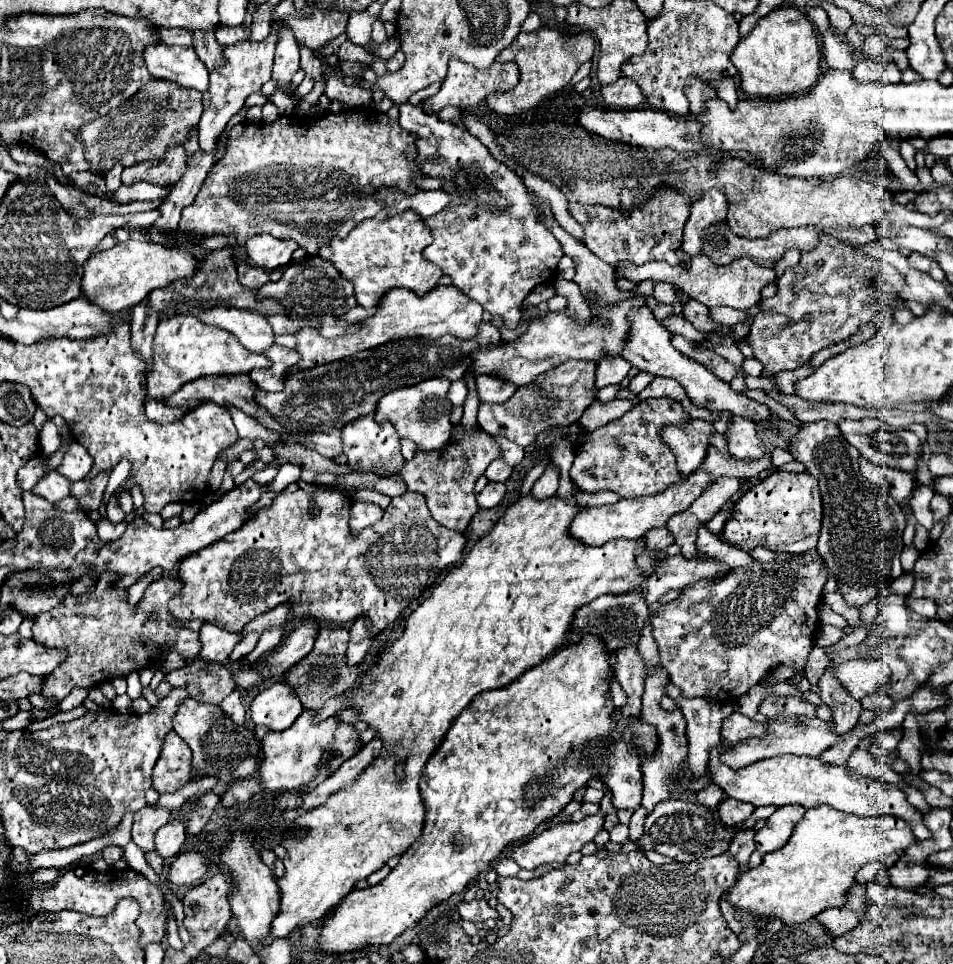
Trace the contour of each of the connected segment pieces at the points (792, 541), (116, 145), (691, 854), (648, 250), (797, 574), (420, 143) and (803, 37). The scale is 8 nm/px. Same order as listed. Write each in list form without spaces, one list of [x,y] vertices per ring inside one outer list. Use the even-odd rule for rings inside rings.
[[[773,472],[751,490],[747,490],[733,506],[735,518],[727,518],[723,526],[723,540],[741,550],[765,546],[775,552],[803,554],[817,546],[823,504],[819,484],[809,474]]]
[[[151,80],[139,88],[135,96],[109,110],[109,114],[99,116],[79,128],[77,140],[85,148],[85,158],[89,162],[91,174],[105,174],[115,164],[123,168],[137,166],[147,160],[163,160],[165,152],[173,146],[183,146],[189,140],[189,132],[201,120],[201,92],[193,88],[183,88],[176,104],[177,83],[168,80]],[[165,95],[169,95],[172,110],[165,114]]]
[[[663,800],[645,820],[645,834],[643,838],[637,842],[641,852],[647,850],[655,850],[659,854],[685,854],[685,862],[689,860],[703,860],[703,858],[711,858],[717,854],[727,852],[733,836],[737,830],[745,830],[745,828],[753,828],[757,820],[761,818],[769,818],[773,814],[775,808],[755,808],[755,812],[749,816],[749,820],[745,820],[739,826],[727,828],[721,824],[719,816],[715,816],[715,810],[705,808],[697,802],[685,802],[685,800]]]
[[[659,188],[659,192],[655,192],[655,200],[647,200],[647,204],[641,204],[635,212],[629,212],[629,216],[605,206],[583,208],[575,204],[571,196],[567,196],[567,200],[571,216],[585,230],[587,248],[611,266],[617,262],[641,266],[649,260],[667,260],[667,256],[673,256],[683,244],[683,226],[689,218],[689,206],[685,200],[679,200],[679,196],[673,196],[673,192],[667,192],[667,188]]]
[[[755,562],[747,572],[733,570],[721,580],[699,580],[681,590],[679,598],[661,604],[657,614],[651,618],[653,638],[659,646],[663,668],[669,672],[671,684],[683,690],[685,698],[715,698],[715,700],[737,700],[749,688],[757,686],[767,672],[781,666],[783,662],[799,662],[799,678],[809,652],[813,650],[815,620],[819,626],[819,602],[823,584],[829,572],[819,564],[761,564]]]
[[[405,102],[399,106],[399,112],[401,112],[399,124],[407,132],[415,134],[415,146],[419,150],[419,158],[421,160],[435,158],[439,152],[439,158],[443,160],[443,164],[425,162],[421,168],[423,176],[441,178],[443,190],[451,194],[451,204],[447,208],[423,220],[435,238],[433,244],[423,250],[425,260],[431,260],[433,264],[437,264],[443,270],[443,274],[453,280],[453,286],[459,288],[469,298],[473,298],[475,302],[479,302],[485,312],[499,314],[505,318],[507,328],[517,328],[521,320],[521,304],[529,296],[529,292],[535,286],[551,284],[555,280],[557,264],[563,258],[561,242],[539,220],[541,218],[539,206],[531,198],[523,180],[513,170],[509,170],[503,162],[497,162],[491,156],[491,152],[463,126],[459,128],[453,122],[439,122],[437,116],[427,116],[421,110],[421,104],[411,106],[409,102]]]
[[[787,4],[759,18],[755,28],[739,40],[729,58],[741,74],[743,92],[757,98],[785,98],[807,92],[821,74],[821,50],[813,24],[795,6]]]

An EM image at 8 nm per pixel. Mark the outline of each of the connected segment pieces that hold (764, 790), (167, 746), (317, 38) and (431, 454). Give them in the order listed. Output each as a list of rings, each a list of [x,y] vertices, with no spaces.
[[[723,740],[719,744],[719,748],[713,748],[711,758],[709,758],[709,768],[713,774],[713,782],[727,796],[731,796],[735,800],[751,802],[753,806],[775,806],[775,808],[781,808],[787,804],[797,804],[797,806],[803,806],[805,810],[813,808],[817,804],[827,804],[835,810],[855,814],[855,816],[891,814],[891,816],[903,818],[909,824],[909,828],[913,830],[917,840],[931,838],[931,832],[923,824],[923,814],[913,804],[909,804],[907,794],[891,782],[859,776],[853,770],[849,770],[847,766],[829,766],[817,758],[789,756],[789,754],[771,758],[771,760],[761,760],[759,764],[751,764],[751,766],[735,772],[735,770],[729,770],[727,766],[723,766],[723,762],[719,760],[721,750],[727,750],[731,746],[735,746],[735,744],[729,744]]]
[[[175,732],[165,736],[161,756],[153,768],[153,788],[159,792],[177,792],[191,778],[191,750]]]
[[[315,8],[313,16],[287,16],[283,24],[295,32],[297,42],[303,42],[309,50],[325,46],[329,40],[337,38],[337,28],[347,28],[347,14],[339,10],[331,10],[327,14]]]
[[[455,424],[453,436],[443,446],[443,450],[417,448],[415,456],[411,460],[405,460],[403,468],[393,474],[397,474],[411,492],[421,492],[427,498],[427,506],[441,526],[465,532],[471,518],[479,512],[479,504],[473,492],[475,480],[495,458],[501,458],[501,448],[487,432],[483,432],[479,426],[463,428],[461,424]]]

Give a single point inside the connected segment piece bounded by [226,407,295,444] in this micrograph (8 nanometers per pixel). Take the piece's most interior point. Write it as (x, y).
(247, 428)

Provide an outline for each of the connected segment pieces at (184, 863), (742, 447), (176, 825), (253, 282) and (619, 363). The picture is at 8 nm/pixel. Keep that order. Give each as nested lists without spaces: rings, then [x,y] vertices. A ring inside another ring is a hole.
[[[185,852],[179,854],[171,868],[169,868],[169,880],[173,884],[193,884],[207,872],[207,866],[203,862],[203,856],[199,852]]]
[[[731,418],[729,428],[725,430],[727,448],[733,456],[743,460],[755,460],[761,456],[761,442],[755,432],[755,424],[747,418]]]
[[[179,810],[173,822],[159,828],[155,836],[155,852],[161,858],[173,858],[179,854],[183,842],[185,842],[185,814],[181,814]]]
[[[237,260],[237,274],[239,274],[239,282],[243,282],[243,286],[247,286],[247,288],[259,288],[269,282],[269,276],[265,274],[265,270],[261,270],[259,266],[253,266],[249,262]]]
[[[601,356],[597,362],[597,388],[619,384],[631,370],[631,364],[619,356]]]

